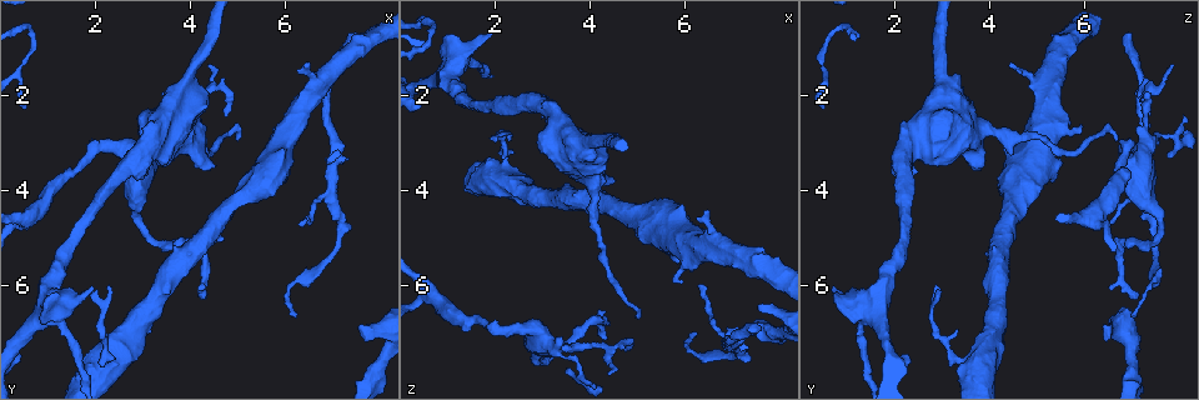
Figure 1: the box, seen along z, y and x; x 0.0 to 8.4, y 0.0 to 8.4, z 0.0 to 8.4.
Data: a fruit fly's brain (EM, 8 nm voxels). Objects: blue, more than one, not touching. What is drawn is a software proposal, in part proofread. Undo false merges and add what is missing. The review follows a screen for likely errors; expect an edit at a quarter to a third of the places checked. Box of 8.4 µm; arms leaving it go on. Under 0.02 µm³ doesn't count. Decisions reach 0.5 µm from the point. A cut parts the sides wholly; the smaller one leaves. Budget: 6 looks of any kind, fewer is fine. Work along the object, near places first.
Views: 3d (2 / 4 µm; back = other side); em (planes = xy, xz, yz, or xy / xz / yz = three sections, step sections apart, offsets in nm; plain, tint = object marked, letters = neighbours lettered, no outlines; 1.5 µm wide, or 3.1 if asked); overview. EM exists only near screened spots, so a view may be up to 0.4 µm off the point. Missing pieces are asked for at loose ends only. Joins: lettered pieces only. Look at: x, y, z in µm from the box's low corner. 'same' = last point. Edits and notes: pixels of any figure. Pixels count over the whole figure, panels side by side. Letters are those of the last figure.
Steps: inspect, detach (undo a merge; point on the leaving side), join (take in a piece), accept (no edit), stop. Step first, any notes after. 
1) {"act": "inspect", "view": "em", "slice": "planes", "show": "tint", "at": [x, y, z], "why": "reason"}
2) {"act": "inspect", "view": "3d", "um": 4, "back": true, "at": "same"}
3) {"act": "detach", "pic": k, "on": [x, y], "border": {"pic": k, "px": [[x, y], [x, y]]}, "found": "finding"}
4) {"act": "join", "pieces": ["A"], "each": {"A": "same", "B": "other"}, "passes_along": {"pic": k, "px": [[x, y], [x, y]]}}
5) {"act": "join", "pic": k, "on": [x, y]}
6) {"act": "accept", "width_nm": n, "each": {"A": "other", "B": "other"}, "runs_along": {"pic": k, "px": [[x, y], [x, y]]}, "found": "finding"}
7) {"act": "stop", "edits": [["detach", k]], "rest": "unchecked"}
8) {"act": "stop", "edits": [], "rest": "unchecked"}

{"act": "inspect", "view": "3d", "um": 4, "at": [2.15, 7.65, 3.50], "why": "abrupt turn"}

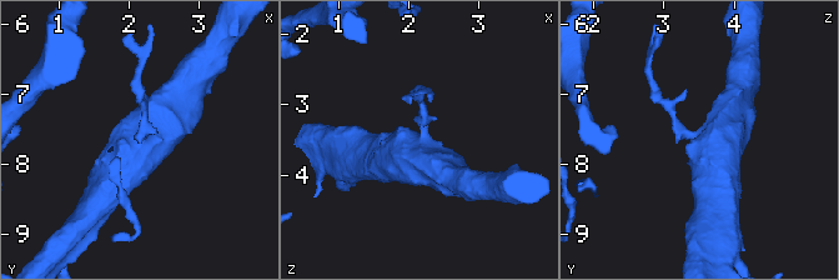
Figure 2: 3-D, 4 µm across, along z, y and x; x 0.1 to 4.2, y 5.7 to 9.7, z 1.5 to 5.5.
{"act": "inspect", "view": "em", "slice": "planes", "show": "letters", "at": [2.20, 7.65, 3.50]}

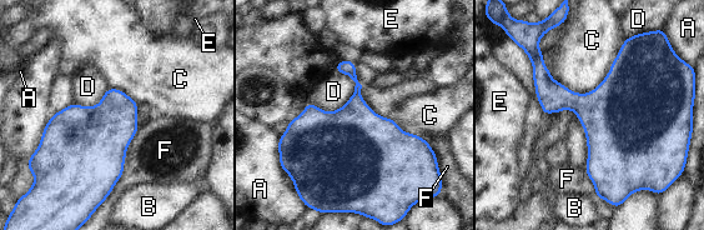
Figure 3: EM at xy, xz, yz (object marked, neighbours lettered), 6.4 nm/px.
{"act": "accept", "each": {"A": "other", "B": "other", "C": "other", "D": "other", "E": "other", "F": "other"}, "arms": 3, "found": "continuous, no second cell"}

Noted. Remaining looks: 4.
{"act": "inspect", "view": "3d", "um": 2, "at": [5.85, 2.60, 5.95], "why": "stops while still wide"}

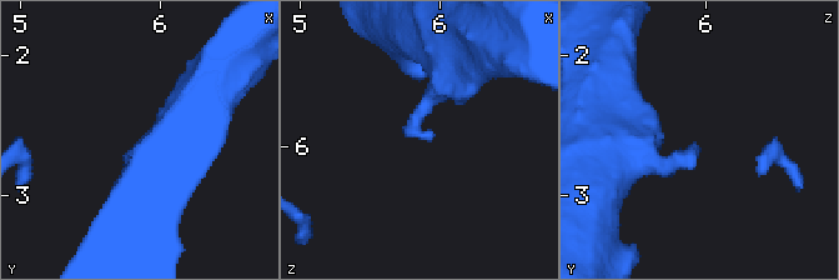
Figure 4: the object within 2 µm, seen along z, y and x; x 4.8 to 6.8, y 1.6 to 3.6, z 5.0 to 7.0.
{"act": "inspect", "view": "em", "slice": "planes", "show": "letters", "at": [5.86, 2.64, 5.94]}

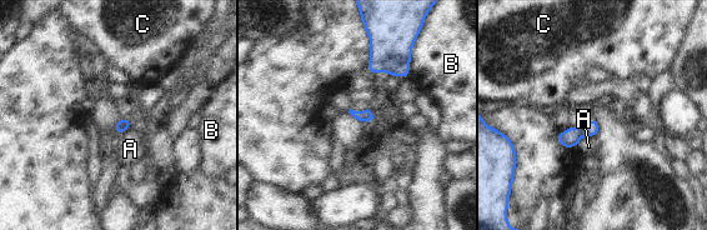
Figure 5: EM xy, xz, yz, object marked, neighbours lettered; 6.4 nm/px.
{"act": "accept", "longest_contact_nm": ["B", 180], "each": {"A": "other", "B": "other", "C": "other"}, "border": {"pic": 5, "px": [[596, 136], [583, 135], [575, 146]]}, "found": "no lettered piece goes on from it"}

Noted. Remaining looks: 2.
{"act": "stop", "edits": [], "rest": "unchecked"}

